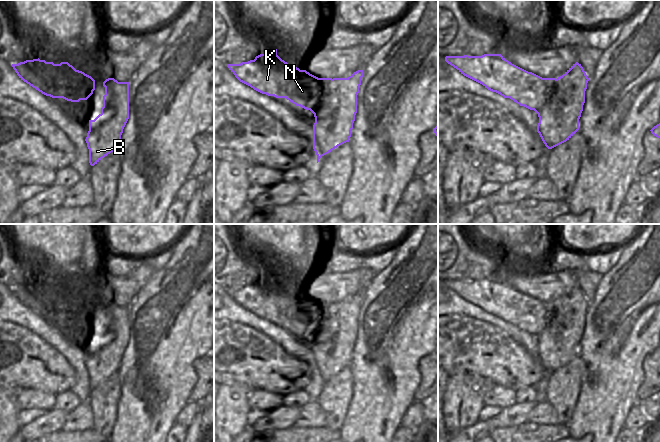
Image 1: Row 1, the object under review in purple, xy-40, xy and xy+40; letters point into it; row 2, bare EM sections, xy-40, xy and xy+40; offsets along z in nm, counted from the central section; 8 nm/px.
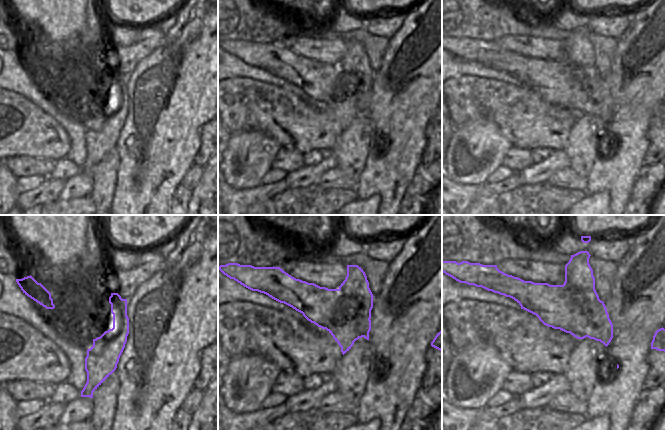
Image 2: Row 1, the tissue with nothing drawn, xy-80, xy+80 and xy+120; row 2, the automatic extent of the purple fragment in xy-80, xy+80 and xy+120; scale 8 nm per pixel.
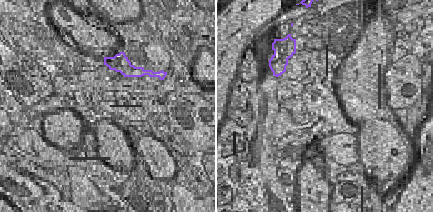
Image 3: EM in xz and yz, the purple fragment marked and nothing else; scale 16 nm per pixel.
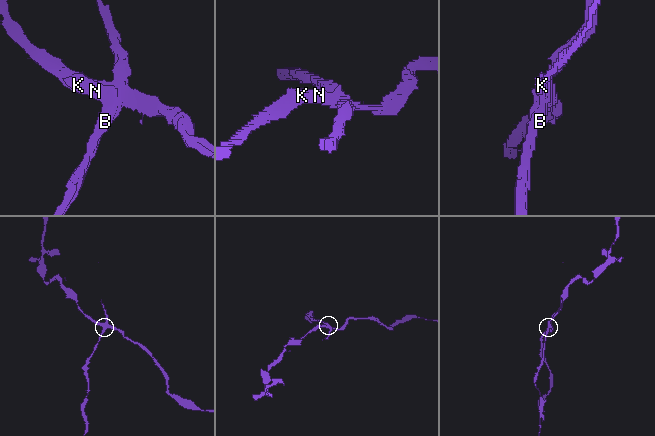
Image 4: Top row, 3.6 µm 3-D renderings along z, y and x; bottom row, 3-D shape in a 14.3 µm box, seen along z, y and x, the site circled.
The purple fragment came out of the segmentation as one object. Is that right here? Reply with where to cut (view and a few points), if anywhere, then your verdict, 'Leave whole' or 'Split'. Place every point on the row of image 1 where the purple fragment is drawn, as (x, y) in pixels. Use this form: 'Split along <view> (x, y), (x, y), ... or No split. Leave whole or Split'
Split along xy (331, 78), (327, 92), (335, 113), (331, 123), (322, 126). Split

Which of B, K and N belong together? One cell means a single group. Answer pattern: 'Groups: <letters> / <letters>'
Groups: B / K N

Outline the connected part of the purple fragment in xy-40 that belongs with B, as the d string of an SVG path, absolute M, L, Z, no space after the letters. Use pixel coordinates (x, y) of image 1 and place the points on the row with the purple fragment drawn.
M108 78L103 82L105 95L103 96L103 106L110 108L110 114L103 114L108 118L106 124L98 126L94 120L89 120L89 131L85 139L89 149L89 163L91 166L97 164L102 158L117 150L121 141L123 129L129 119L129 82L118 82L114 78Z

